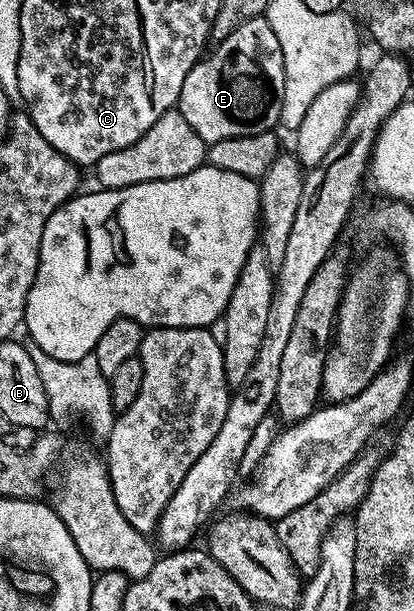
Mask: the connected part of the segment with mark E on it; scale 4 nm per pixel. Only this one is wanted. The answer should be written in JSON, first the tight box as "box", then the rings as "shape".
{"box":[178,16,284,145],"shape":[[[264,16],[245,18],[241,20],[239,26],[237,26],[227,38],[219,41],[215,47],[216,49],[214,49],[213,52],[211,49],[211,51],[201,59],[199,64],[193,66],[190,70],[190,74],[186,74],[186,82],[182,82],[182,90],[180,91],[180,98],[178,101],[178,109],[182,117],[186,118],[186,122],[193,127],[193,130],[203,138],[207,145],[213,144],[214,142],[222,142],[226,138],[253,136],[254,134],[273,131],[273,129],[280,124],[280,115],[282,114],[282,98],[284,97],[284,59],[282,58],[282,46],[278,46],[278,34],[274,34],[270,22]]]}

